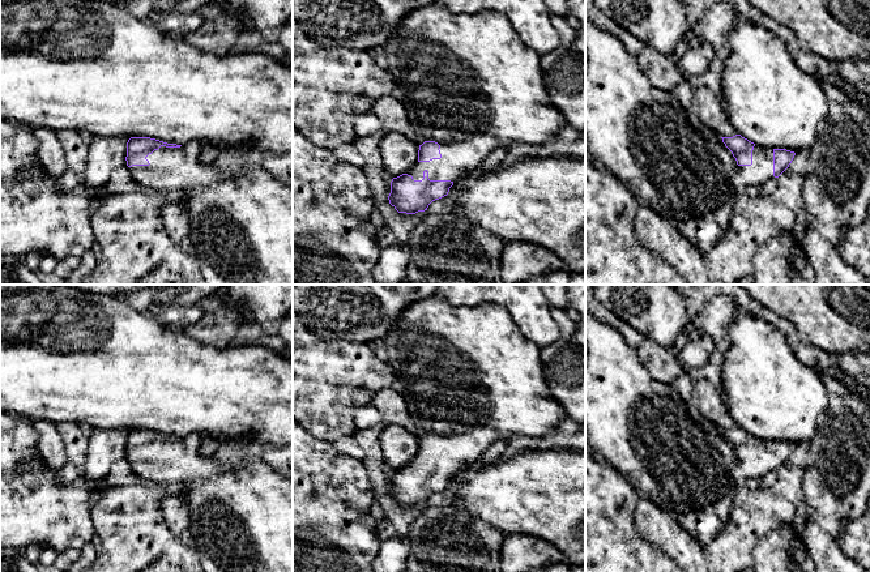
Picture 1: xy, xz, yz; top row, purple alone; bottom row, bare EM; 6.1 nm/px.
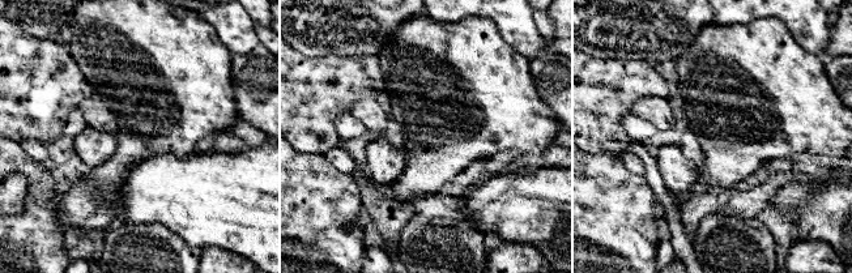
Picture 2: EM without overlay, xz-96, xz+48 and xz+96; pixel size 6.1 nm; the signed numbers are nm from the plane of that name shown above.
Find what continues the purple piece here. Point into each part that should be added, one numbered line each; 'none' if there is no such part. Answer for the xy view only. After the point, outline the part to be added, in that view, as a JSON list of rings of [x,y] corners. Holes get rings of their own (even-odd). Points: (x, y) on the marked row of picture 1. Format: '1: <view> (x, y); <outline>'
1: xy (241, 229); [[[188,142],[180,148],[161,146],[146,157],[149,166],[132,166],[129,167],[133,184],[136,188],[146,192],[171,192],[183,191],[189,195],[179,202],[189,219],[189,240],[193,246],[193,253],[200,262],[201,273],[208,285],[293,285],[293,187],[276,179],[266,170],[253,167],[242,170],[236,178],[229,178],[226,172],[219,171],[214,163],[202,163],[200,157],[205,145],[201,142]]]

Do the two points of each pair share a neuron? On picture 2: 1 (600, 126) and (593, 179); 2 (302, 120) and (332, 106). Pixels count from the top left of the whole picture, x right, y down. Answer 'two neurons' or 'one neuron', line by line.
1: two neurons
2: one neuron

